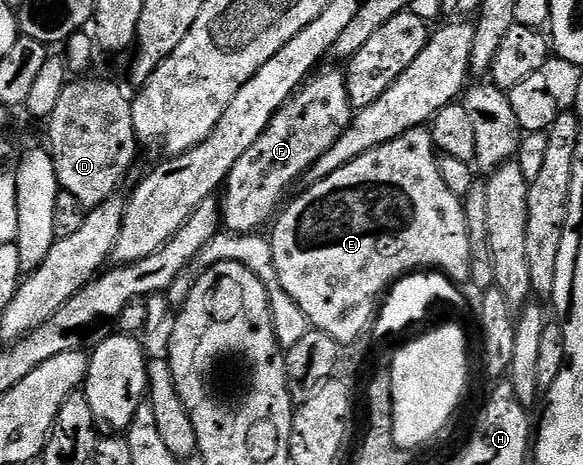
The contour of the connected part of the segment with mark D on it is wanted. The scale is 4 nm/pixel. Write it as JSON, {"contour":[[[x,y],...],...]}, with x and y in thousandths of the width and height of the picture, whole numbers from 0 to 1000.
{"contour":[[[125,168],[106,191],[99,228],[79,258],[82,305],[98,363],[103,409],[120,415],[146,449],[175,441],[201,417],[226,348],[237,301],[230,277],[226,213],[185,170]]]}

